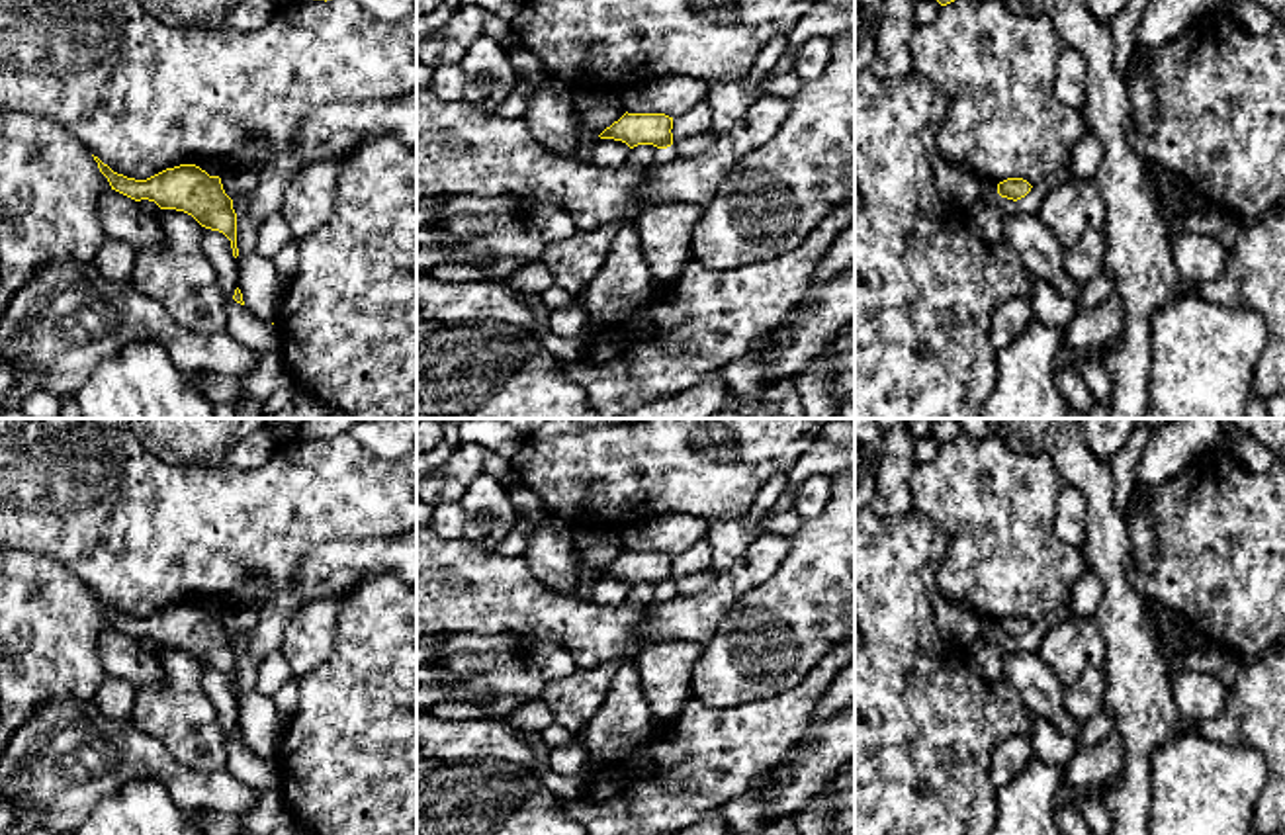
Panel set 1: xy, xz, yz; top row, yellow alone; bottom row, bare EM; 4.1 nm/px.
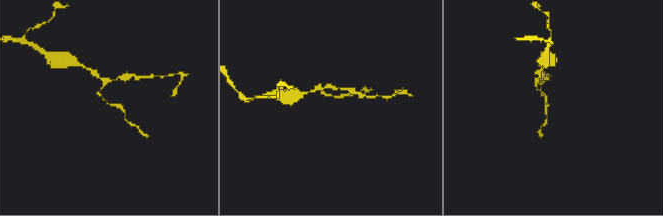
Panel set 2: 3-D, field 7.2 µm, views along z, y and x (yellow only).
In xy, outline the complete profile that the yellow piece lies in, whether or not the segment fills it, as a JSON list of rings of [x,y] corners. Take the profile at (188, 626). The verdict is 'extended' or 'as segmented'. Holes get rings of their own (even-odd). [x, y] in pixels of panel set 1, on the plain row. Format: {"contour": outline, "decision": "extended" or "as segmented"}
{"contour": [[[98,594],[94,598],[111,628],[135,639],[149,637],[160,647],[176,647],[192,653],[201,665],[223,671],[231,679],[233,694],[239,694],[237,651],[219,614],[209,614],[196,602],[180,602],[147,618],[135,618],[113,610]]], "decision": "as segmented"}

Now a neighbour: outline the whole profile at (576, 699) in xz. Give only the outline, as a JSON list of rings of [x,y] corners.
[[[612,659],[591,669],[575,669],[565,679],[548,681],[540,698],[559,725],[583,733],[604,702],[620,663],[622,659]]]

